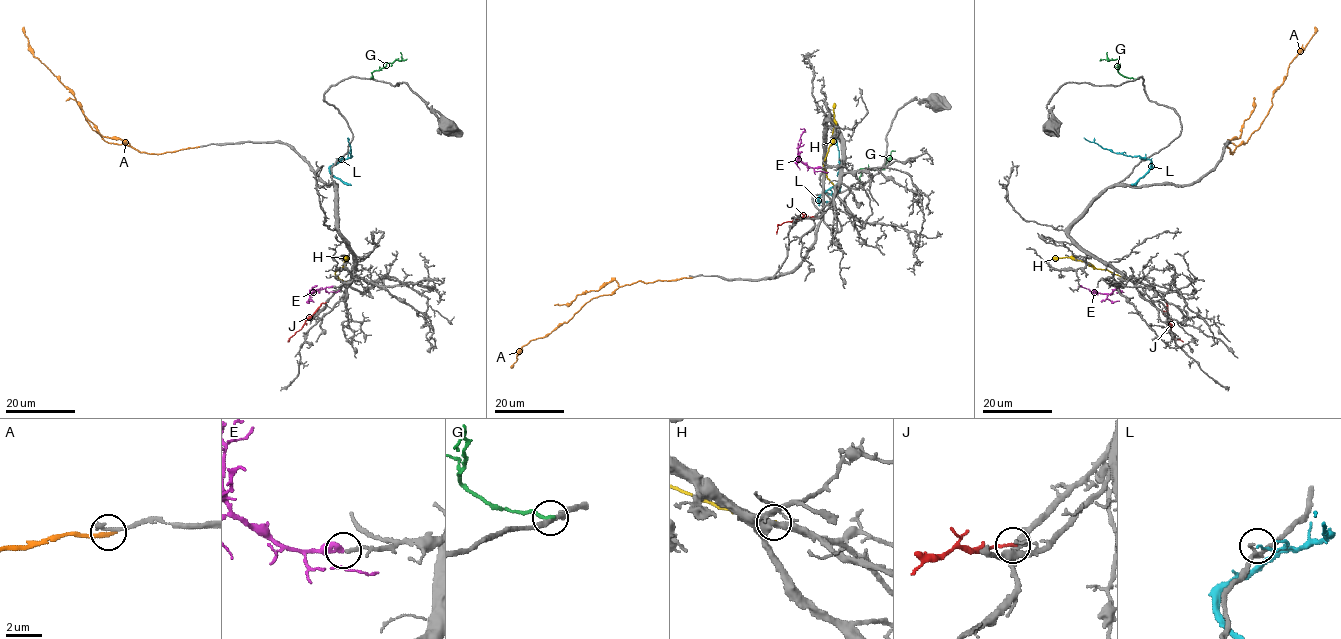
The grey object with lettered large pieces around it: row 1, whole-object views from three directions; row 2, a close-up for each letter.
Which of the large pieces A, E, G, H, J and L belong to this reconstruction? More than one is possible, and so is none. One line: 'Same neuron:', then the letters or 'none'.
Same neuron: E

